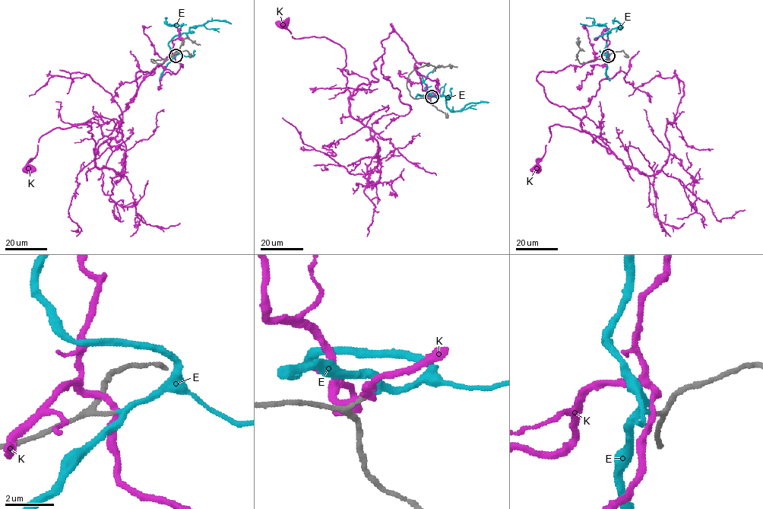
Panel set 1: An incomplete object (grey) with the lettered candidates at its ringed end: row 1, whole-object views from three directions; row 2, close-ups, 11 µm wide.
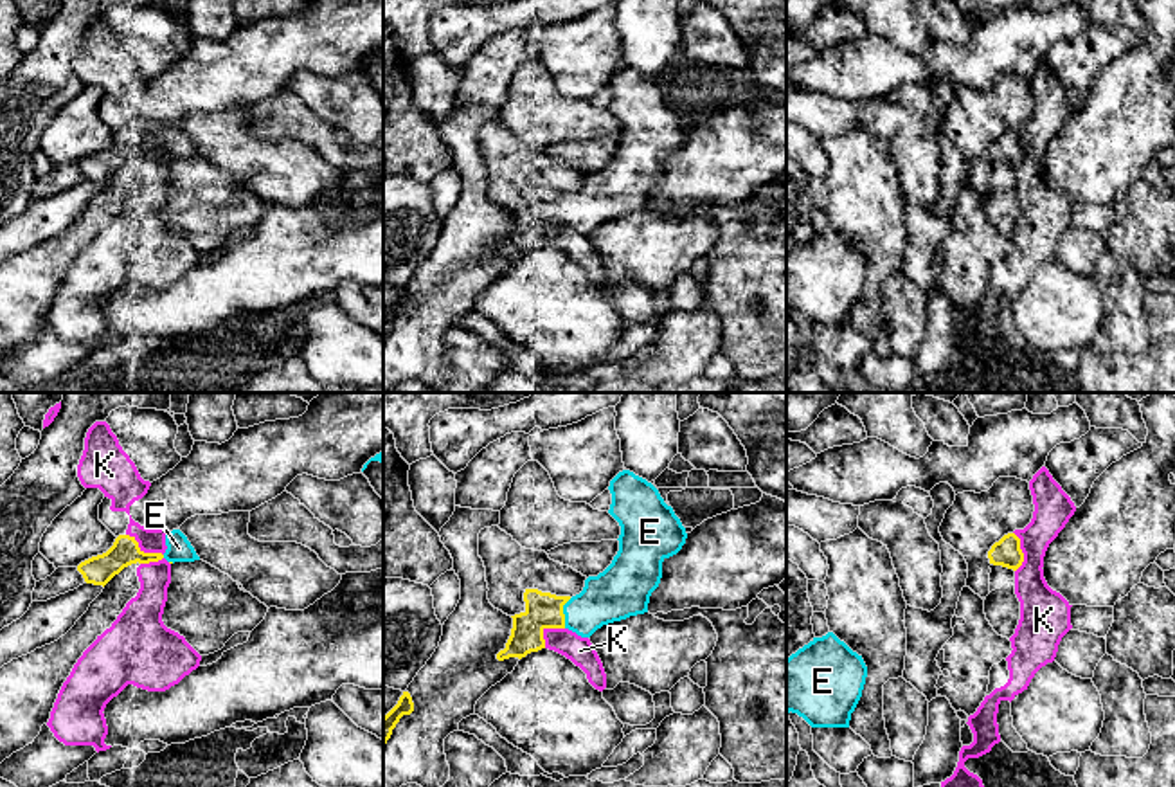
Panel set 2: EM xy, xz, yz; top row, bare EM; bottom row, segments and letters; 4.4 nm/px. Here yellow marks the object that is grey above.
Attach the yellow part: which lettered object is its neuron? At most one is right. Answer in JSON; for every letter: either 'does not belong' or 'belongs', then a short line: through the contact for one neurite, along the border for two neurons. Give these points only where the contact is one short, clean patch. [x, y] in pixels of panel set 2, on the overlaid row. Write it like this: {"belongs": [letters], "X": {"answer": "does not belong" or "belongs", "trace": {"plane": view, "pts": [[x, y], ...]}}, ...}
{"belongs": ["E"], "E": {"answer": "belongs", "trace": {"plane": "xz", "pts": [[542, 609], [562, 613], [585, 613], [614, 595]]}}, "K": {"answer": "does not belong"}}

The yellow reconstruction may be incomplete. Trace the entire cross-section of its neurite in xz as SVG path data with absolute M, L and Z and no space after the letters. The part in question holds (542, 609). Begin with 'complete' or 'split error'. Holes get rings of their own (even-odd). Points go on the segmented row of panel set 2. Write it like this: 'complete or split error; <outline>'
split error; M630 470L619 472L608 486L612 504L608 513L619 522L619 551L612 564L597 576L588 576L576 596L556 596L538 589L525 589L525 611L513 618L511 636L506 648L497 654L498 661L525 657L545 648L545 629L569 629L581 638L590 638L603 625L648 612L651 593L662 578L662 562L677 555L686 544L687 533L673 508L664 502L659 490Z

